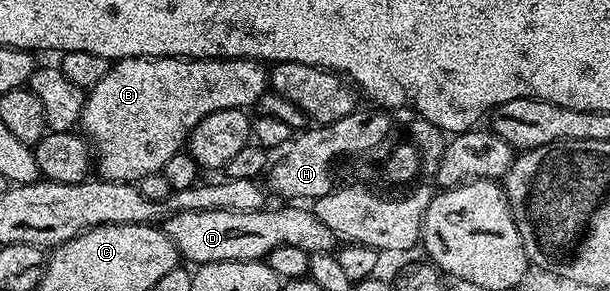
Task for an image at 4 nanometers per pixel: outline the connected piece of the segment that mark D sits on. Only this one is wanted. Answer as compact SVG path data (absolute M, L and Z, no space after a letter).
M301 205L281 206L279 209L266 207L253 213L233 210L176 211L164 220L163 230L173 240L180 256L193 265L227 260L259 261L281 245L293 245L310 255L332 252L336 248L337 240L332 230L322 225L312 210L305 210Z

